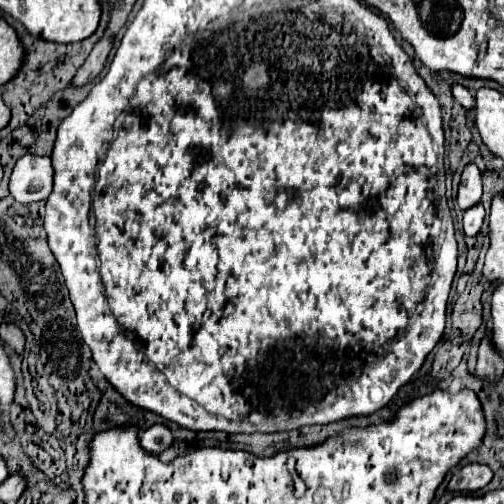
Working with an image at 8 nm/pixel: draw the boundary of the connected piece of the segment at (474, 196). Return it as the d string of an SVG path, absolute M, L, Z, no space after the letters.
M468 164L464 168L460 188L458 188L458 206L460 210L468 210L476 206L482 198L482 174L476 168L476 164Z

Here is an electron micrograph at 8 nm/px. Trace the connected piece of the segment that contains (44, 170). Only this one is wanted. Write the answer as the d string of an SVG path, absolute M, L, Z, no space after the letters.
M24 154L10 176L10 196L20 204L30 204L38 200L46 200L52 188L54 168L48 156Z

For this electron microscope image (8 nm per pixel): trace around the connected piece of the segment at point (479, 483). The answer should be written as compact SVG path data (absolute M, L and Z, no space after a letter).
M468 464L458 468L450 482L448 490L452 492L476 492L482 490L492 480L492 470L486 464Z

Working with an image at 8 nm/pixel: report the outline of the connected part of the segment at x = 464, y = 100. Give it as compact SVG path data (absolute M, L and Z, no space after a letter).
M452 86L452 94L454 94L456 102L458 102L464 110L468 110L468 112L474 110L474 106L476 106L476 98L474 98L464 86Z

